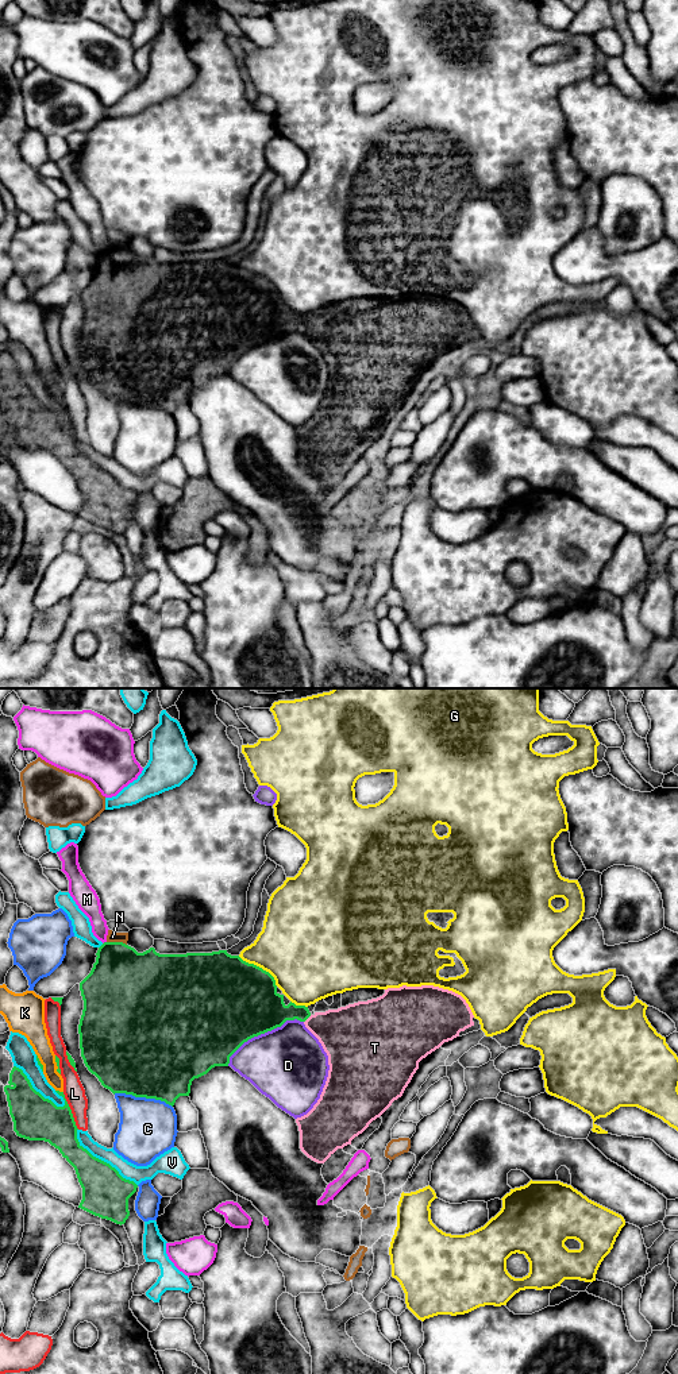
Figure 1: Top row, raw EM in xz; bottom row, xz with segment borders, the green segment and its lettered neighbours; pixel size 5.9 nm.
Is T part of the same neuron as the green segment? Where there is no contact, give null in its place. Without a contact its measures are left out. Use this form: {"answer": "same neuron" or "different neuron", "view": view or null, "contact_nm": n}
{"answer": "same neuron", "view": "xz", "contact_nm": 60}

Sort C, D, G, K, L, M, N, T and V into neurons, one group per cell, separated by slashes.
C / D / G / K / L / M / N / T / V

